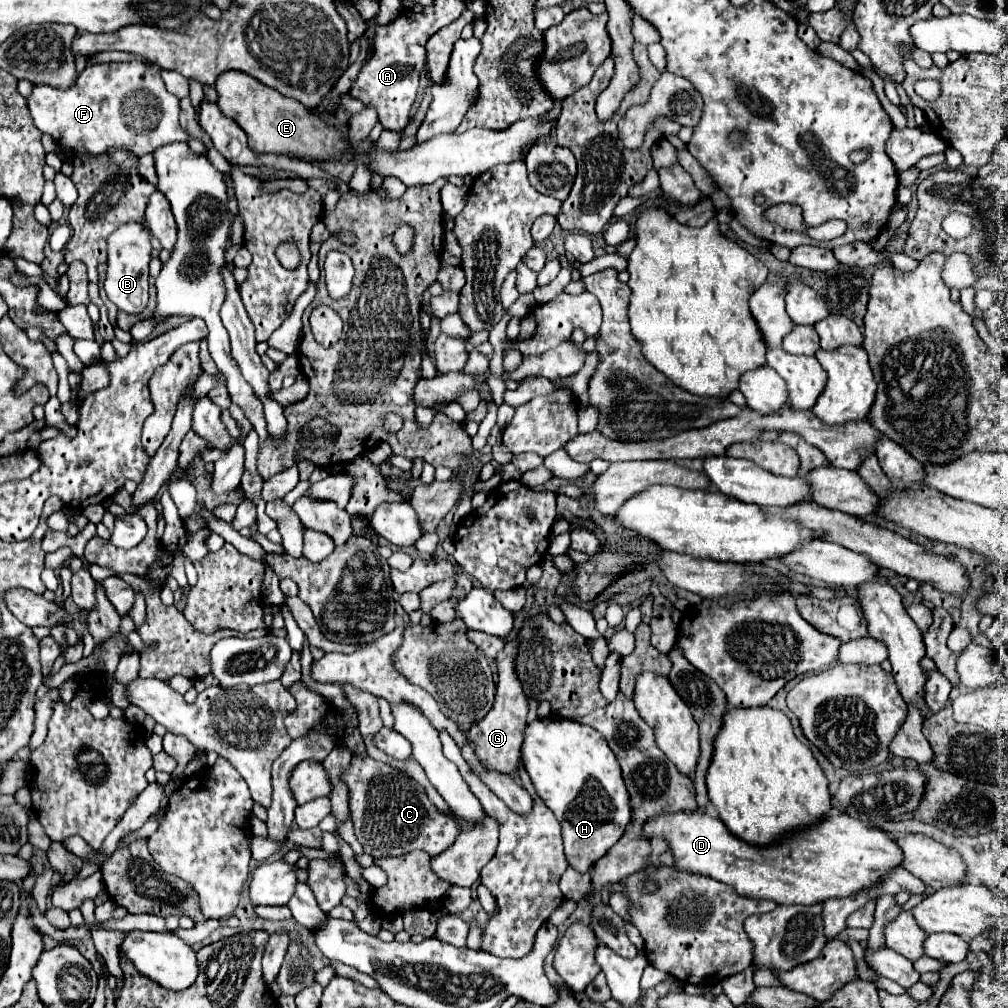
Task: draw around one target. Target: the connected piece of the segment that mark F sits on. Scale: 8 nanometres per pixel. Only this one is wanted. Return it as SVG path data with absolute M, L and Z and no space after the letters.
M140 61L88 65L70 89L36 85L28 97L28 109L36 127L58 145L70 147L74 155L84 151L100 155L112 149L130 149L142 157L168 143L190 141L188 131L178 121L180 101L166 91L160 79L160 67L146 67Z

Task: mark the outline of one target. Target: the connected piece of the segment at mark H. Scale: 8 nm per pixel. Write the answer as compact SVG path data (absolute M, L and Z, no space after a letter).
M536 719L524 731L522 763L536 793L562 825L568 863L576 871L588 871L622 837L630 823L630 797L606 739L576 719Z

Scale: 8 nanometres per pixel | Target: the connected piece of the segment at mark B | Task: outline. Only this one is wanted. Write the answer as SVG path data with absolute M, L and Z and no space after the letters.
M126 223L126 227L120 227L110 235L108 243L108 271L104 279L104 289L108 299L126 313L142 313L148 303L148 263L152 257L152 245L150 245L150 233L140 223Z

